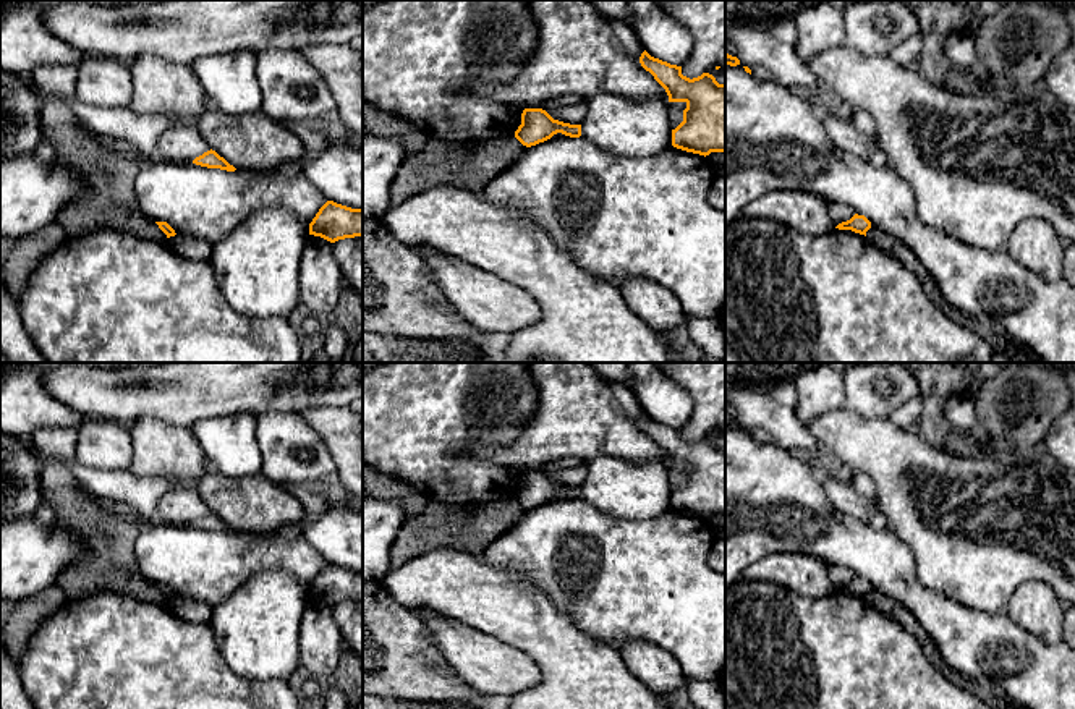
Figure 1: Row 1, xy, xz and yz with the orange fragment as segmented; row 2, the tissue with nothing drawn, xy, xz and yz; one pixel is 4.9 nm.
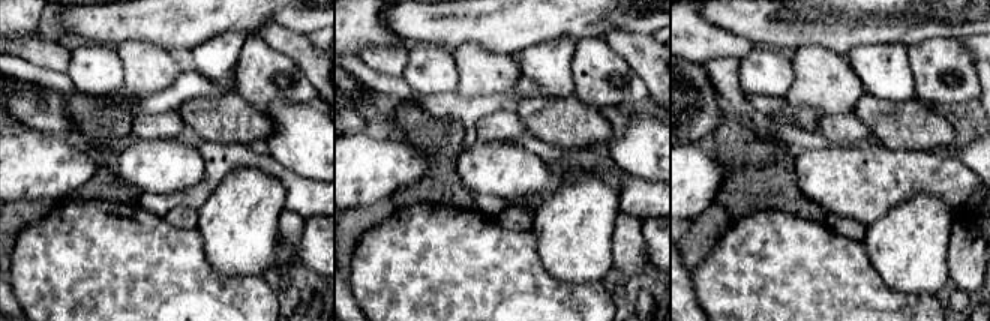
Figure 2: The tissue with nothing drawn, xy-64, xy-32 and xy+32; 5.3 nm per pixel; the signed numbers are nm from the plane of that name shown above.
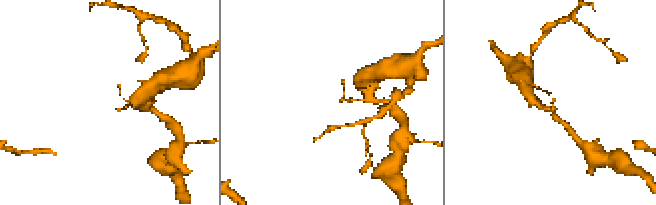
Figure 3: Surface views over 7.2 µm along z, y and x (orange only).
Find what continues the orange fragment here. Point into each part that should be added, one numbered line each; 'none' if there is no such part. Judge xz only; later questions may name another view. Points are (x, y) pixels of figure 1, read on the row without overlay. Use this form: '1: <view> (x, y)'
none

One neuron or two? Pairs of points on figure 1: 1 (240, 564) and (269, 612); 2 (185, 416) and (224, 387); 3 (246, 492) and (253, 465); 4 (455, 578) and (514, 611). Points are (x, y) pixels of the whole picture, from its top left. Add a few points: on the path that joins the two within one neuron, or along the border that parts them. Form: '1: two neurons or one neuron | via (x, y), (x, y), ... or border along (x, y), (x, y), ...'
1: two neurons | border along (287, 572), (264, 568), (245, 580), (220, 602)
2: one neuron | via (195, 407), (214, 387)
3: two neurons | border along (216, 470), (233, 476), (254, 476), (261, 473)
4: one neuron | via (470, 590), (499, 601)

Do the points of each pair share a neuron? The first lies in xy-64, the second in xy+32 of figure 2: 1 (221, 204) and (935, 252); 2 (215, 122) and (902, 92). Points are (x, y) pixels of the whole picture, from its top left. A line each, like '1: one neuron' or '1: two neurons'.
1: one neuron
2: two neurons

